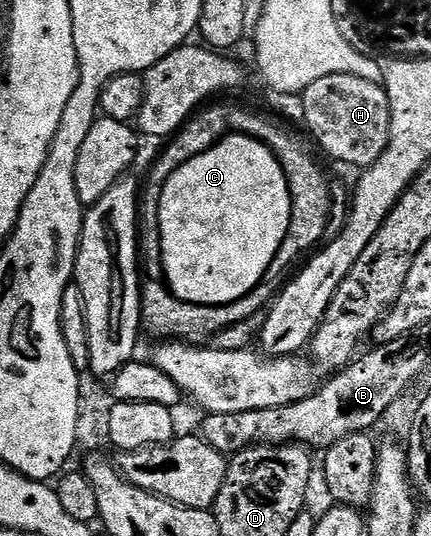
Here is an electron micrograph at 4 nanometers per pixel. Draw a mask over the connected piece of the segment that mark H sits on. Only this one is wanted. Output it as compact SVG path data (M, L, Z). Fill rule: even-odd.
M328 75L300 95L304 119L319 145L334 159L356 169L370 168L390 143L391 105L386 90L354 75Z

